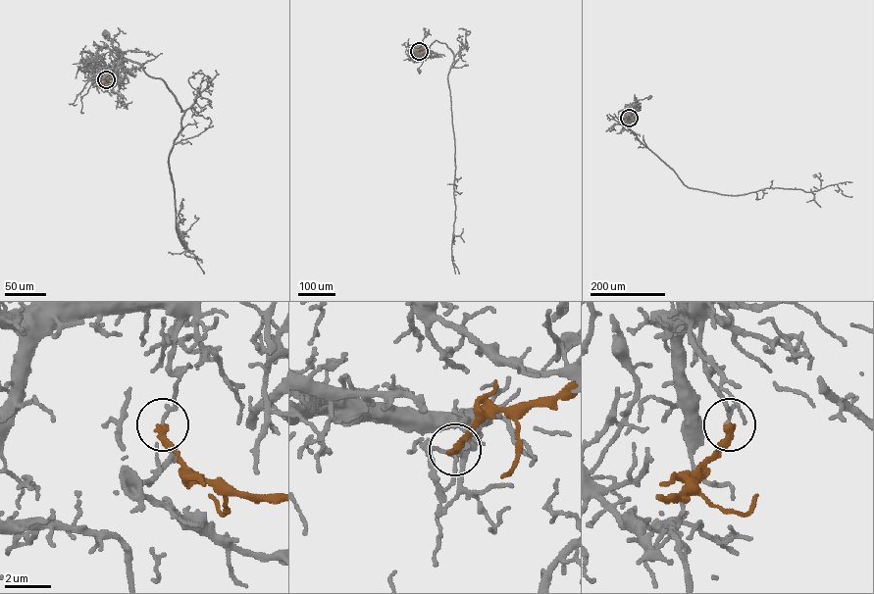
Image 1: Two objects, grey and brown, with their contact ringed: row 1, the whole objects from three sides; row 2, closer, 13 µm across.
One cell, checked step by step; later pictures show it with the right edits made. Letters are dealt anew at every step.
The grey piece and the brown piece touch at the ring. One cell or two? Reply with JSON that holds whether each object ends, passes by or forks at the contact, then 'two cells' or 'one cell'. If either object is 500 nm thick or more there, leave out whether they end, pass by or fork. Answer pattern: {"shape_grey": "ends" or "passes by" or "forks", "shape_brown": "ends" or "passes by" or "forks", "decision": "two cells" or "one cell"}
{"shape_grey": "ends", "shape_brown": "ends", "decision": "two cells"}

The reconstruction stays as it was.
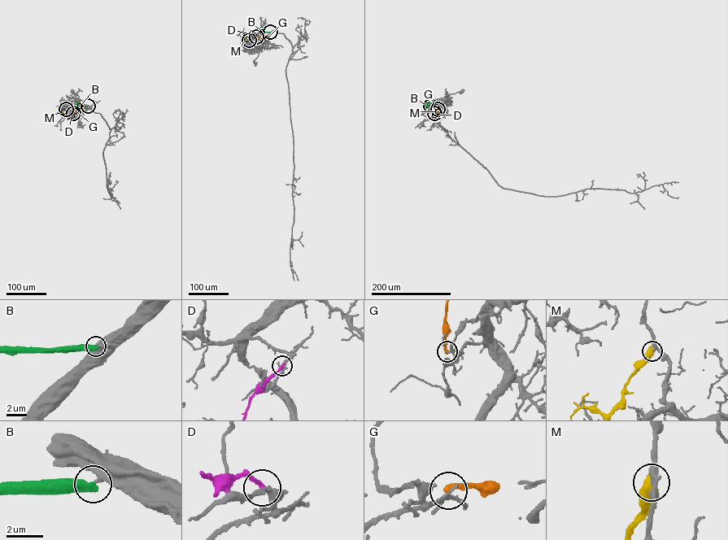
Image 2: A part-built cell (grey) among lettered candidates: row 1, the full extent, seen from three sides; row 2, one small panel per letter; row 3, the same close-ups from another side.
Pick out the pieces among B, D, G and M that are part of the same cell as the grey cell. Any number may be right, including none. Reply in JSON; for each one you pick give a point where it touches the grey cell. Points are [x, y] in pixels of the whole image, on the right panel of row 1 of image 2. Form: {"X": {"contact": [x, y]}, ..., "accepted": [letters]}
{"accepted": []}

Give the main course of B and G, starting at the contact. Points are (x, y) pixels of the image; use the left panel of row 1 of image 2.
B: (88, 106), (74, 105), (79, 102)
G: (73, 113), (80, 105), (85, 107)

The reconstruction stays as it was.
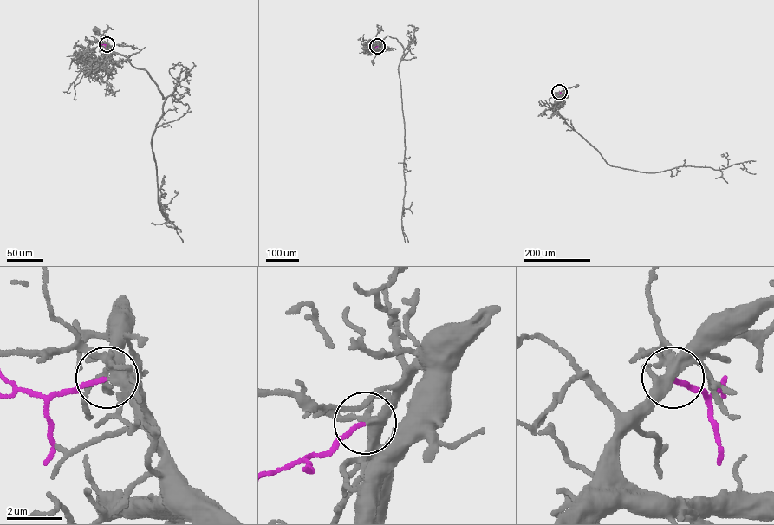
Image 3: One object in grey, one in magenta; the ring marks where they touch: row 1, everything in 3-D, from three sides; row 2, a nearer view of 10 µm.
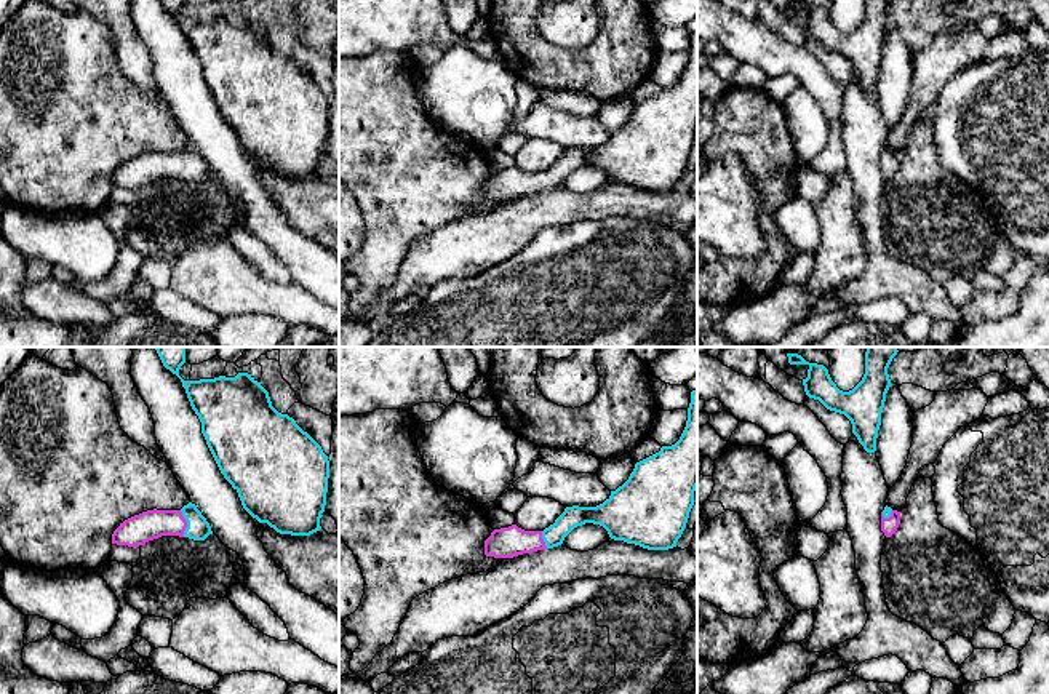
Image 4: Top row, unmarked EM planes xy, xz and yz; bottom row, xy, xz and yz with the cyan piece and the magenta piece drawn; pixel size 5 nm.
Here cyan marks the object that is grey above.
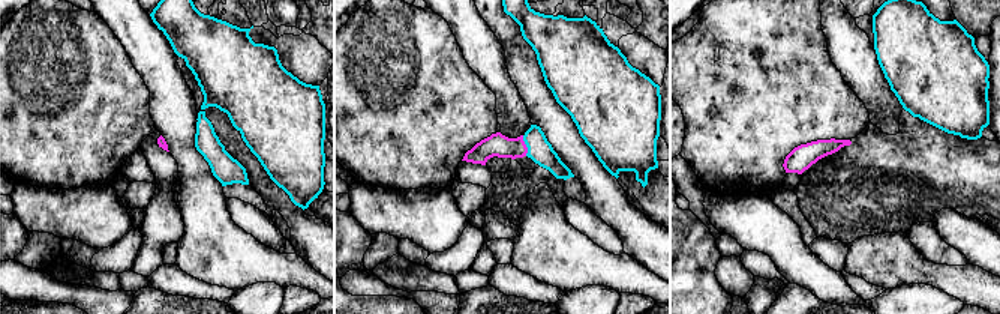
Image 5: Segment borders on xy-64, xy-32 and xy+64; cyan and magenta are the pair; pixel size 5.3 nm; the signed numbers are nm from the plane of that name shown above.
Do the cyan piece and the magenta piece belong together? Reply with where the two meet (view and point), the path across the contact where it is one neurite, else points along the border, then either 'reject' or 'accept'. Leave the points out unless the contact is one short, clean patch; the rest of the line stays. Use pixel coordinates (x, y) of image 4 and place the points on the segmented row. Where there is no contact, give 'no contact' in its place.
contact xy (187, 523); way xy (197, 528), (187, 523), (149, 525); accept

